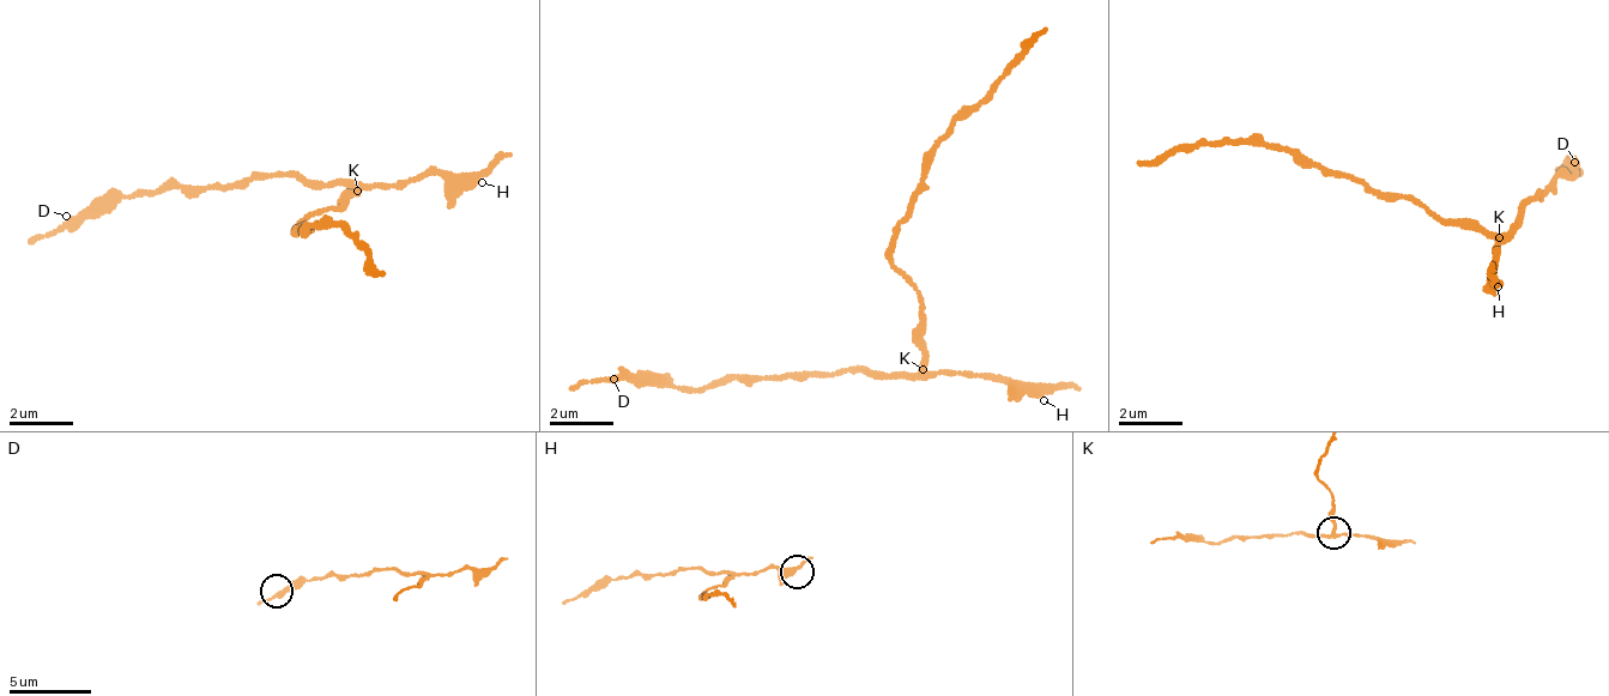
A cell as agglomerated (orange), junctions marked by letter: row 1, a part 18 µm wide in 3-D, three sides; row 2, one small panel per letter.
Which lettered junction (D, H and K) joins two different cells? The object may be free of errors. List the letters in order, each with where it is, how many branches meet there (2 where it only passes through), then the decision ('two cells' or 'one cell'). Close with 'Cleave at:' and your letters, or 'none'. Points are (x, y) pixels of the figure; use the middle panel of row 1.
D: place (614, 379); branches 2; one cell
H: place (1044, 400); branches 3; one cell
K: place (923, 369); branches 3; two cells
Cleave at: K

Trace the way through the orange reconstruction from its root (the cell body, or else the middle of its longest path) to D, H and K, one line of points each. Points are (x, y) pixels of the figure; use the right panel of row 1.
D: (1469, 227), (1512, 230), (1528, 197), (1537, 201), (1560, 168), (1577, 171), (1582, 161), (1574, 162)
H: (1469, 227), (1485, 228), (1499, 240), (1492, 255), (1502, 253), (1492, 276), (1498, 286)
K: (1469, 227), (1485, 228), (1493, 236), (1500, 236)

